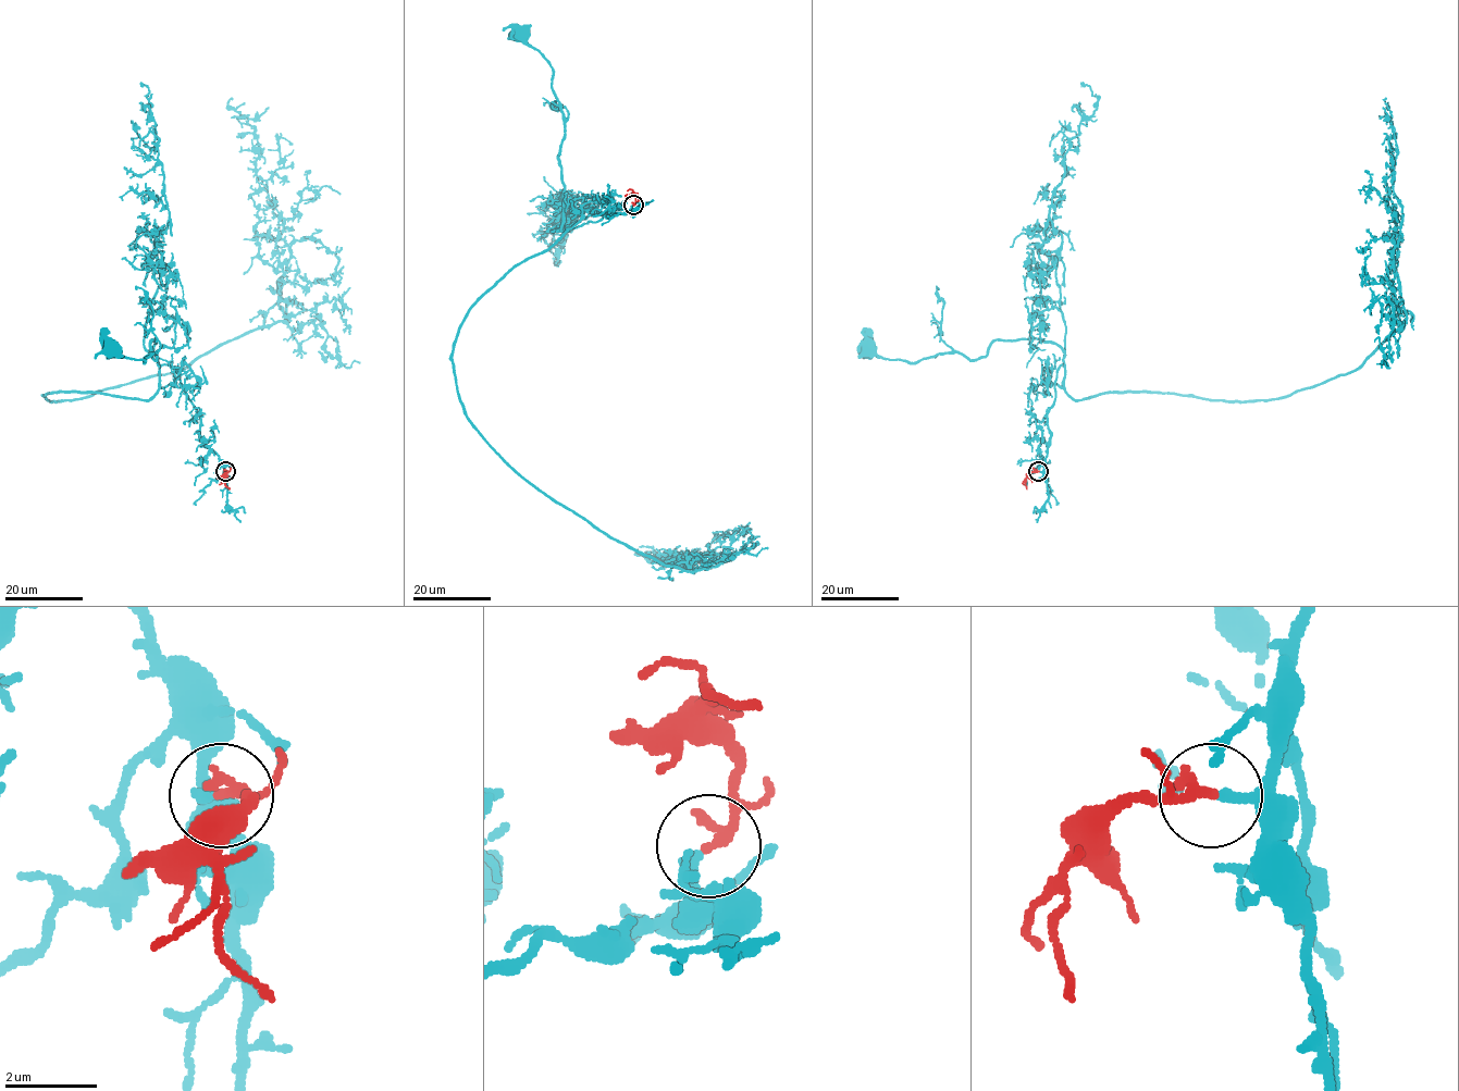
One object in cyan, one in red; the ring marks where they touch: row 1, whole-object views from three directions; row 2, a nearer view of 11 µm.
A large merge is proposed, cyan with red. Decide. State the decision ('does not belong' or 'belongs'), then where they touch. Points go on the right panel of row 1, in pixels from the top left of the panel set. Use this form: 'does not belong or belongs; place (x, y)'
belongs; place (1038, 471)

